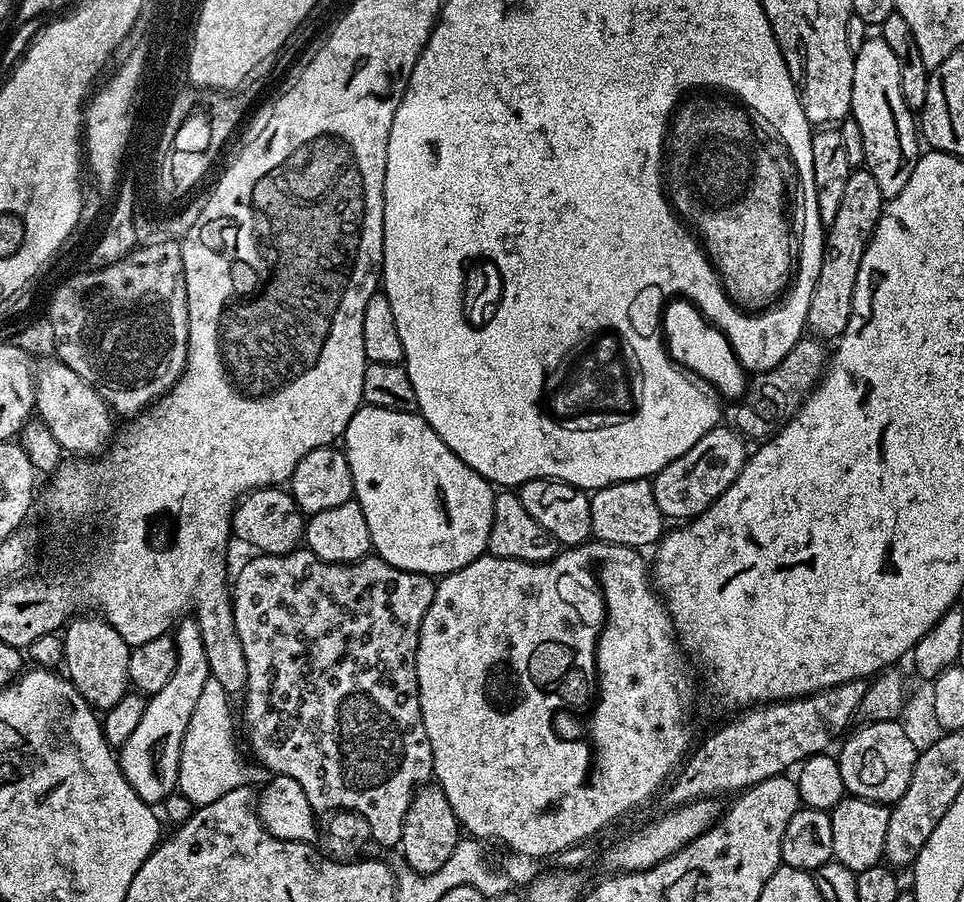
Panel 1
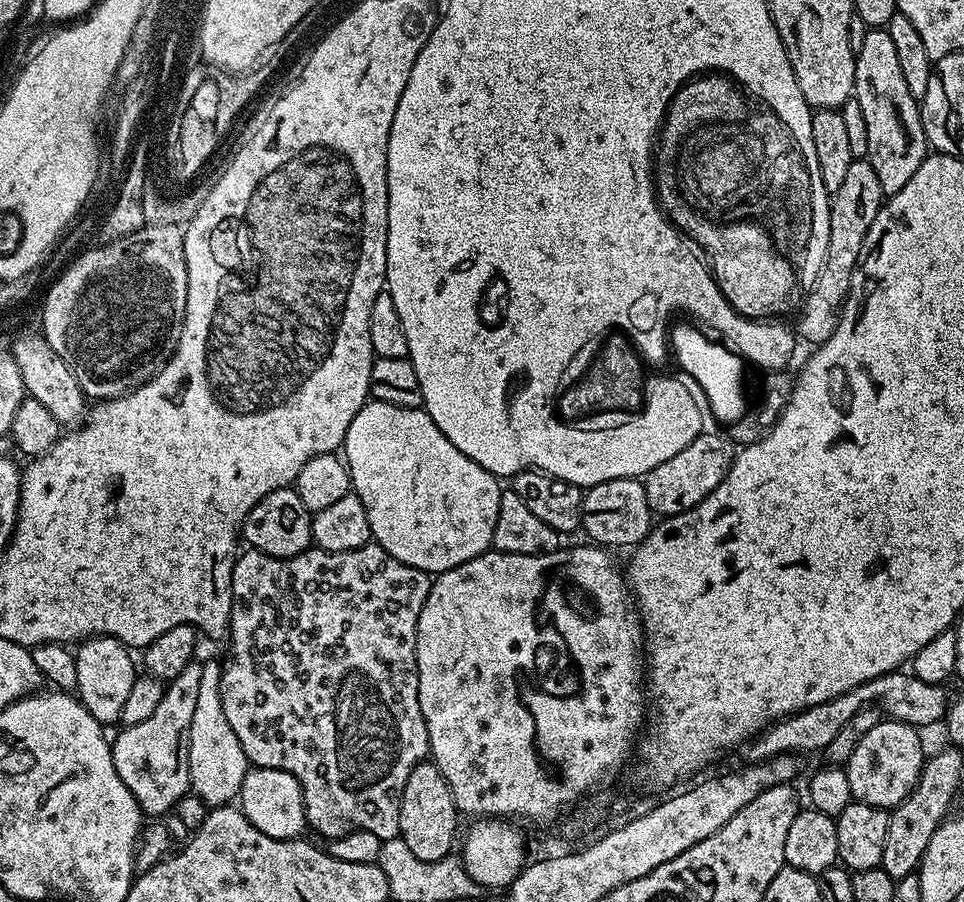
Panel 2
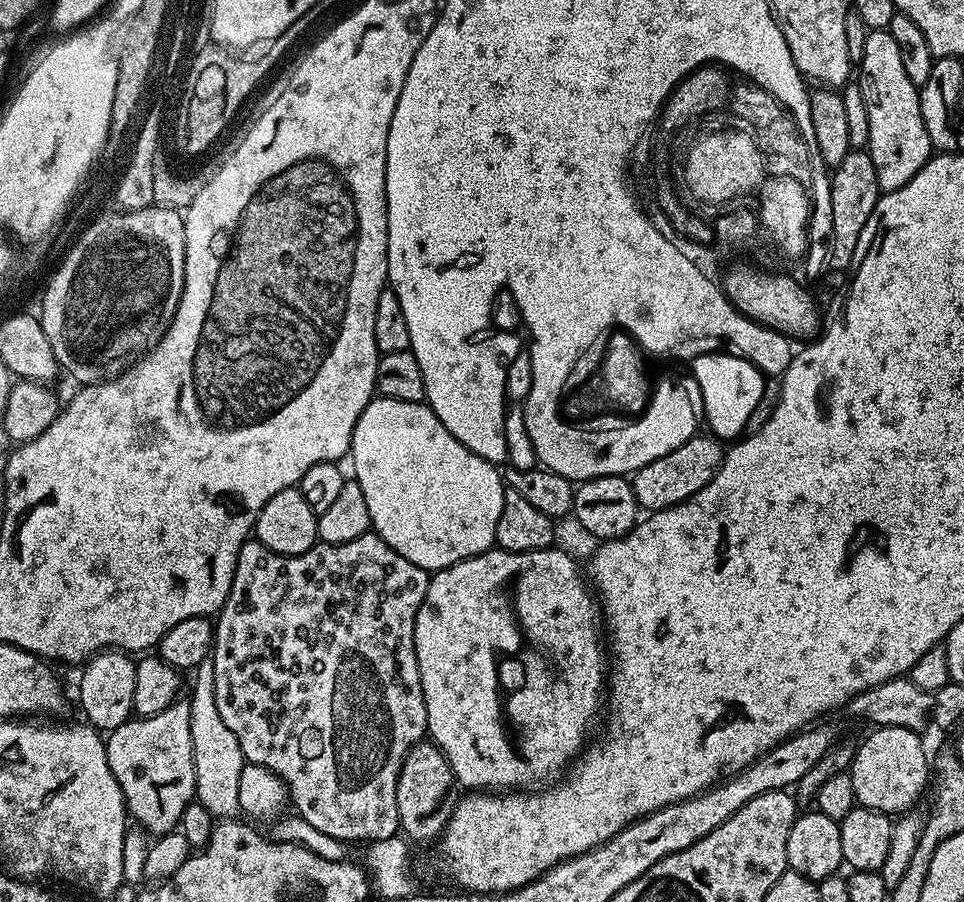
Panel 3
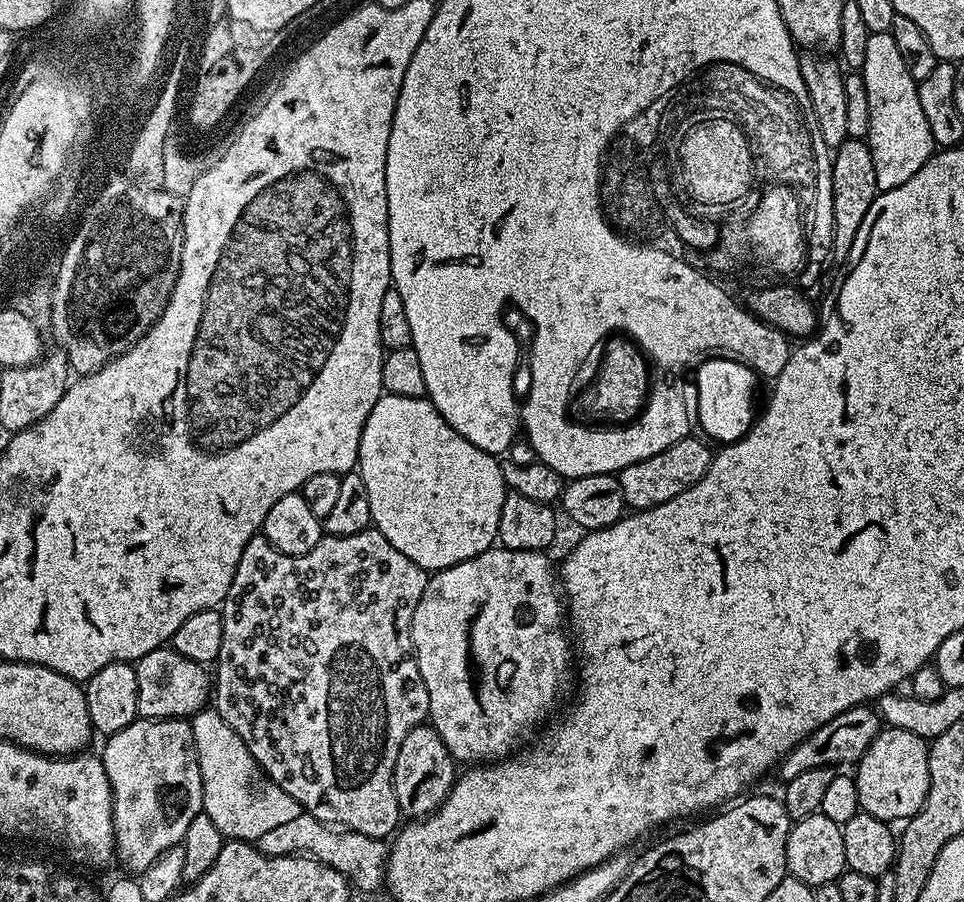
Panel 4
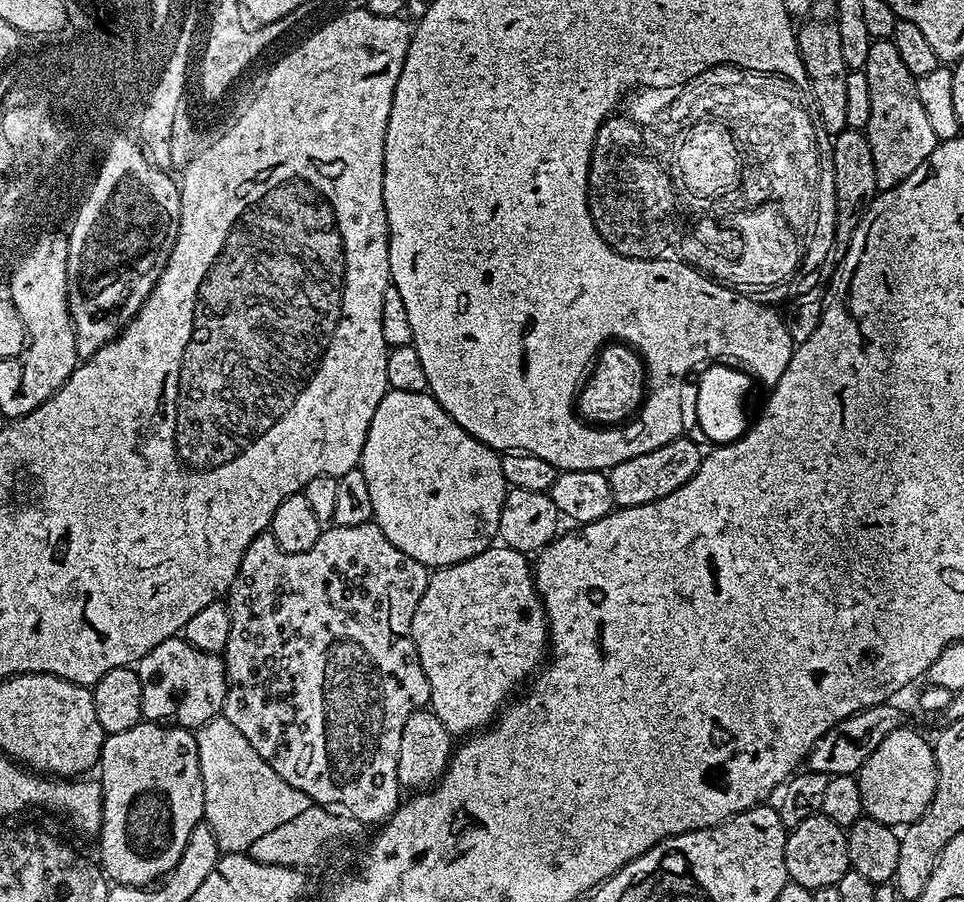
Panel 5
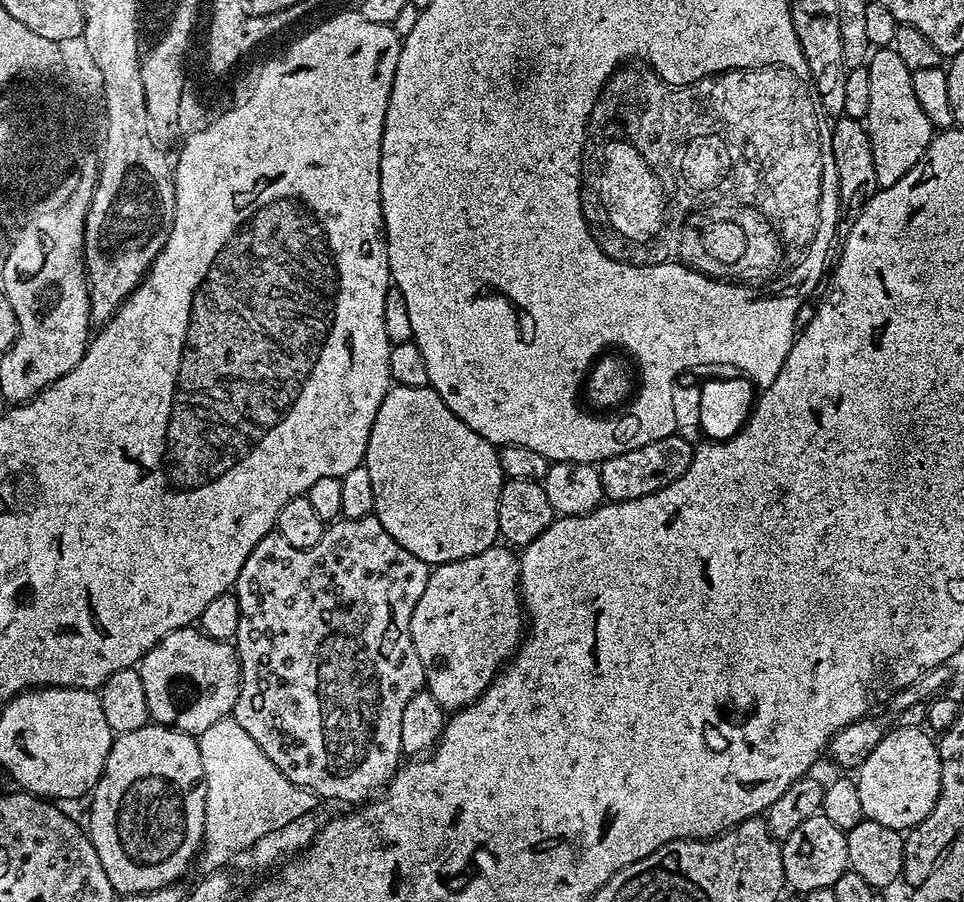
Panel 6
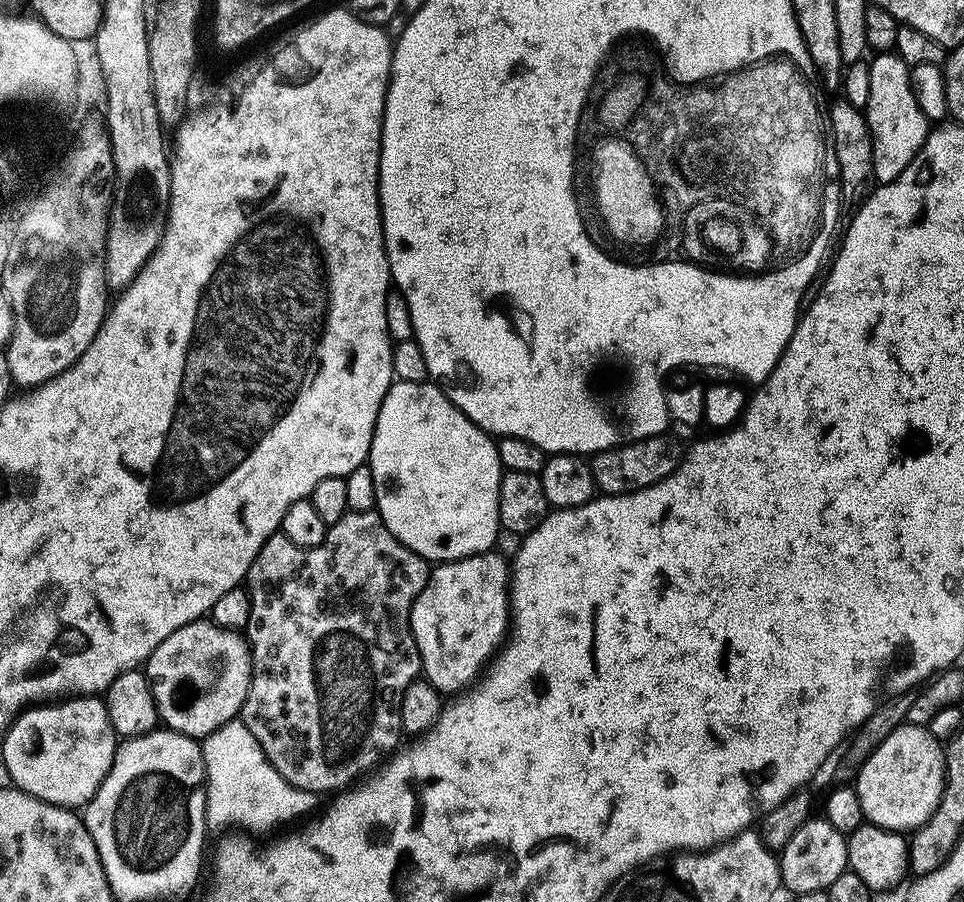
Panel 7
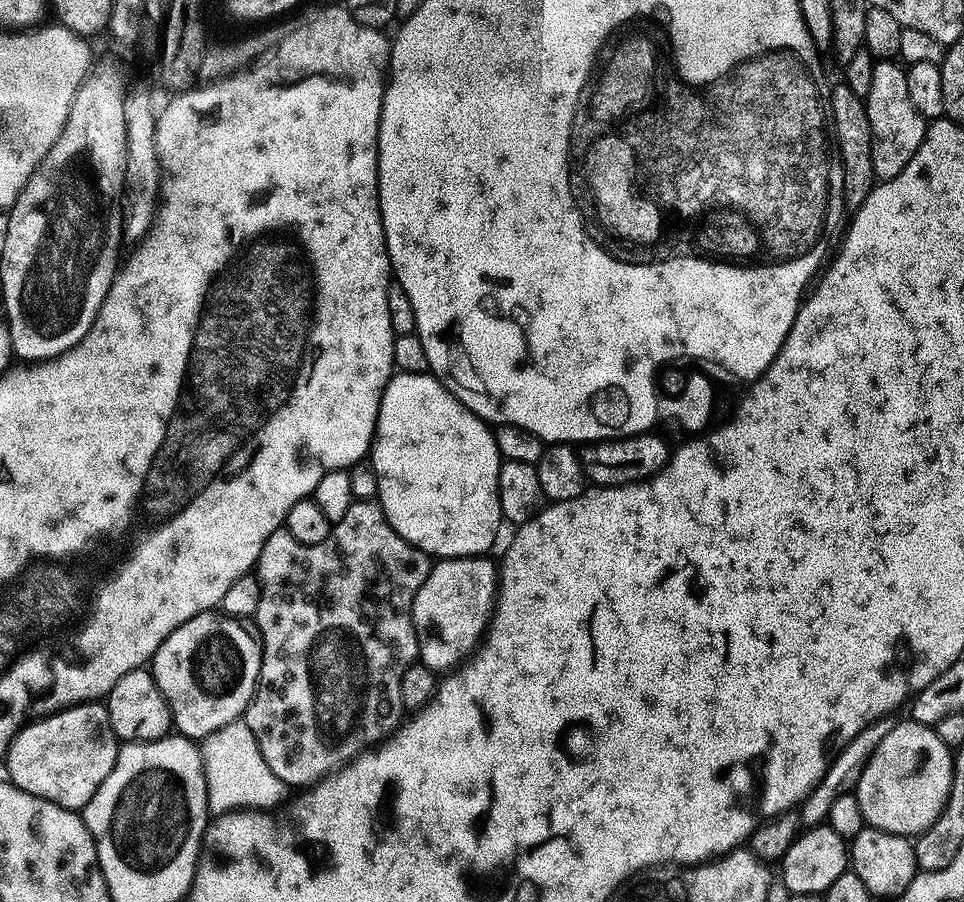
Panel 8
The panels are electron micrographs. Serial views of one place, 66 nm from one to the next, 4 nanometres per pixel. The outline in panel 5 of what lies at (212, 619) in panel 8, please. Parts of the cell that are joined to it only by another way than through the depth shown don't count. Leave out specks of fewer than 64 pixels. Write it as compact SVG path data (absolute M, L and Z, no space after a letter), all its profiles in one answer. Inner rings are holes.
M183 638L164 640L138 661L138 671L145 721L198 730L223 713L228 693L228 670L217 653L198 650Z

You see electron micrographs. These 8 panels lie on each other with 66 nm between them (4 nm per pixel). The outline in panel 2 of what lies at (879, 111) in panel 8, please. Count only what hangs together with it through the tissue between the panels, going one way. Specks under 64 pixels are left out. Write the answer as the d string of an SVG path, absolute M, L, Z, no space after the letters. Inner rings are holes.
M882 28L868 30L862 41L862 48L856 53L856 86L854 99L862 106L862 118L866 118L866 138L868 139L868 155L866 159L874 166L874 174L878 174L878 183L882 185L885 197L898 194L910 178L914 178L914 170L922 166L924 157L929 155L930 145L924 138L924 127L920 121L920 106L906 87L906 78L902 78L902 65L898 63L898 53L894 50L894 42L890 34Z

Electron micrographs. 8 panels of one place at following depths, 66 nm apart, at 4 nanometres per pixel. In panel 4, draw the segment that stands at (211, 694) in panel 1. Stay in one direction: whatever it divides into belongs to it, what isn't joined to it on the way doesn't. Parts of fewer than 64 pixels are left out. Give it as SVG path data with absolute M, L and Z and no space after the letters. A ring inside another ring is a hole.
M208 706L190 720L202 774L203 811L210 816L224 838L257 842L262 834L293 821L302 813L300 803L286 790L262 775L246 742L223 720L215 707Z

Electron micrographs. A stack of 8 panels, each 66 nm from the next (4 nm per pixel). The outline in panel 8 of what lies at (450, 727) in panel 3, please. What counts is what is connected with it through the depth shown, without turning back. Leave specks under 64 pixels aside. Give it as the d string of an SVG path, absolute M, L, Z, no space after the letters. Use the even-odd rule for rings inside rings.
M440 558L433 563L426 582L422 582L412 603L412 625L420 635L418 656L426 667L433 670L455 669L458 664L456 656L464 658L473 651L474 645L482 636L482 622L492 615L497 591L498 568L495 563L491 564L488 558Z

